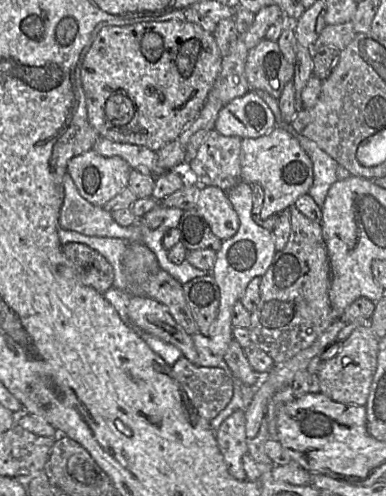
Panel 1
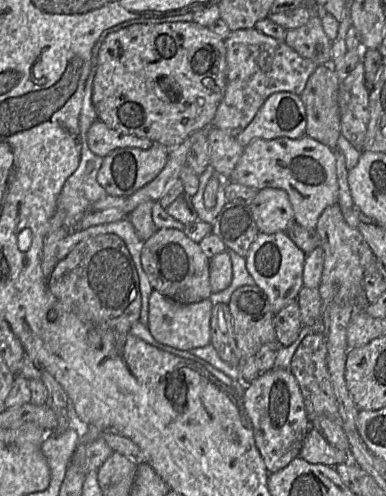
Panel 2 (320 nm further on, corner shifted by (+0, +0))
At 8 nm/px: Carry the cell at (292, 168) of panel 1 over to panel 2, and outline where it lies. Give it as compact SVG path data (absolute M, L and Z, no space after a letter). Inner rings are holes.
M285 137L271 140L255 139L243 149L230 182L252 187L283 189L288 193L294 210L294 222L315 230L323 211L339 203L339 187L336 169L336 151L308 137Z

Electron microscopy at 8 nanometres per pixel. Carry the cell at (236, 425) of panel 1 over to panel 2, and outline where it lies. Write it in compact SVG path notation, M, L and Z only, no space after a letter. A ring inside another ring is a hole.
M273 368L246 384L244 407L269 474L283 469L299 456L311 424L299 384L289 369Z

